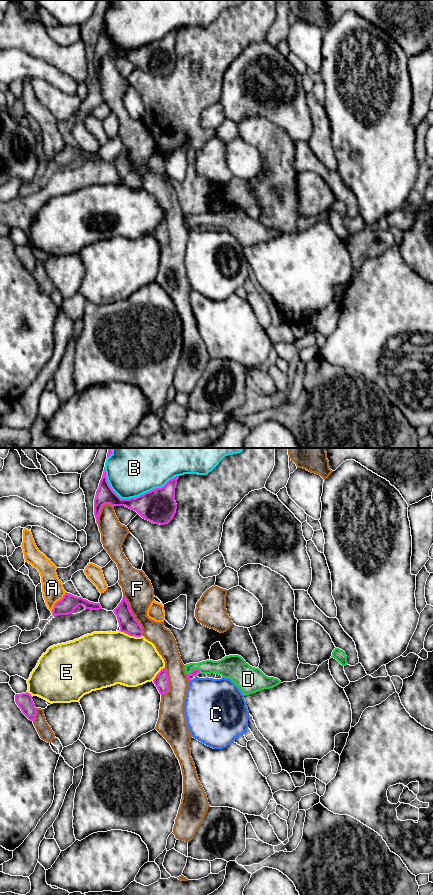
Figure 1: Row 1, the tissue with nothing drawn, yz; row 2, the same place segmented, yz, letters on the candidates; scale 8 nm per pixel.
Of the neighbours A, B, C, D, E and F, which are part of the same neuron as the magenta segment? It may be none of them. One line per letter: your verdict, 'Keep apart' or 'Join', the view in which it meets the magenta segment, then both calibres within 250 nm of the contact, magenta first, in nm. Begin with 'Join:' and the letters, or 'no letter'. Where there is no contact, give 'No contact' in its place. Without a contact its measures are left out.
Join: D
A: Keep apart. Touches magenta in yz. Thickness 140 nm (magenta) against 170 nm
B: Keep apart. Touches magenta in yz. Thickness 280 nm (magenta) against 440 nm
C: Keep apart. No contact
D: Join. Touches magenta in yz. Thickness 60 nm (magenta) against 140 nm
E: Keep apart. Touches magenta in yz. Thickness 150 nm (magenta) against 420 nm
F: Keep apart. Touches magenta in yz. Thickness 150 nm (magenta) against 240 nm

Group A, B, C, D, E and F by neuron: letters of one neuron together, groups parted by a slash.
A / B / C / D / E / F

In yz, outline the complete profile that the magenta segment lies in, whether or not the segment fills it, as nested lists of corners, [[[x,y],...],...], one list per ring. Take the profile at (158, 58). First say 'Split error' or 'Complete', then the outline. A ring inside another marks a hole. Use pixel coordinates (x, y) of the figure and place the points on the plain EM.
Complete. [[[105,19],[99,39],[94,51],[94,67],[98,76],[98,68],[105,56],[111,58],[125,58],[136,63],[143,71],[154,76],[168,76],[174,69],[177,61],[175,40],[179,28],[169,32],[163,39],[155,40],[138,49],[121,51],[110,39]]]

